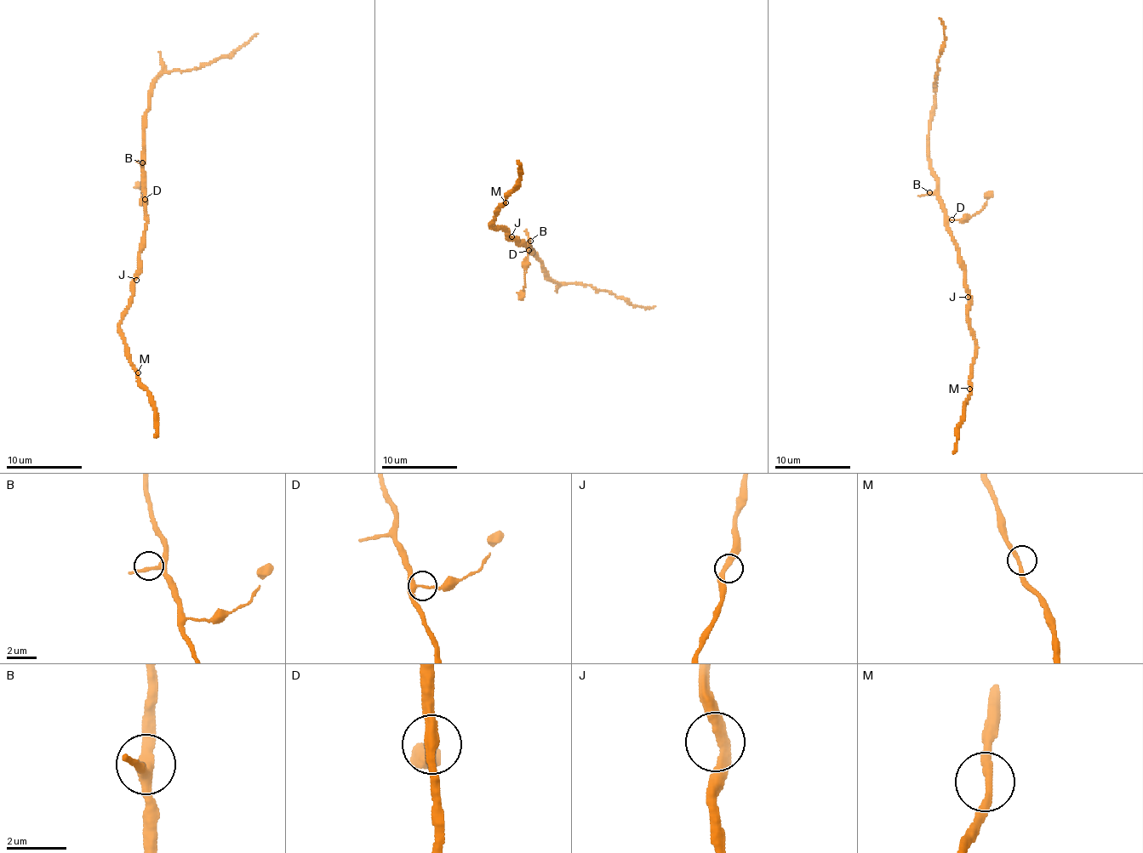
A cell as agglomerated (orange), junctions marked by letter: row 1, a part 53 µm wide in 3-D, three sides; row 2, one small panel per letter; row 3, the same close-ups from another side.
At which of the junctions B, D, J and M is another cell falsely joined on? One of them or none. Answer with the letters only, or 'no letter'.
no letter

